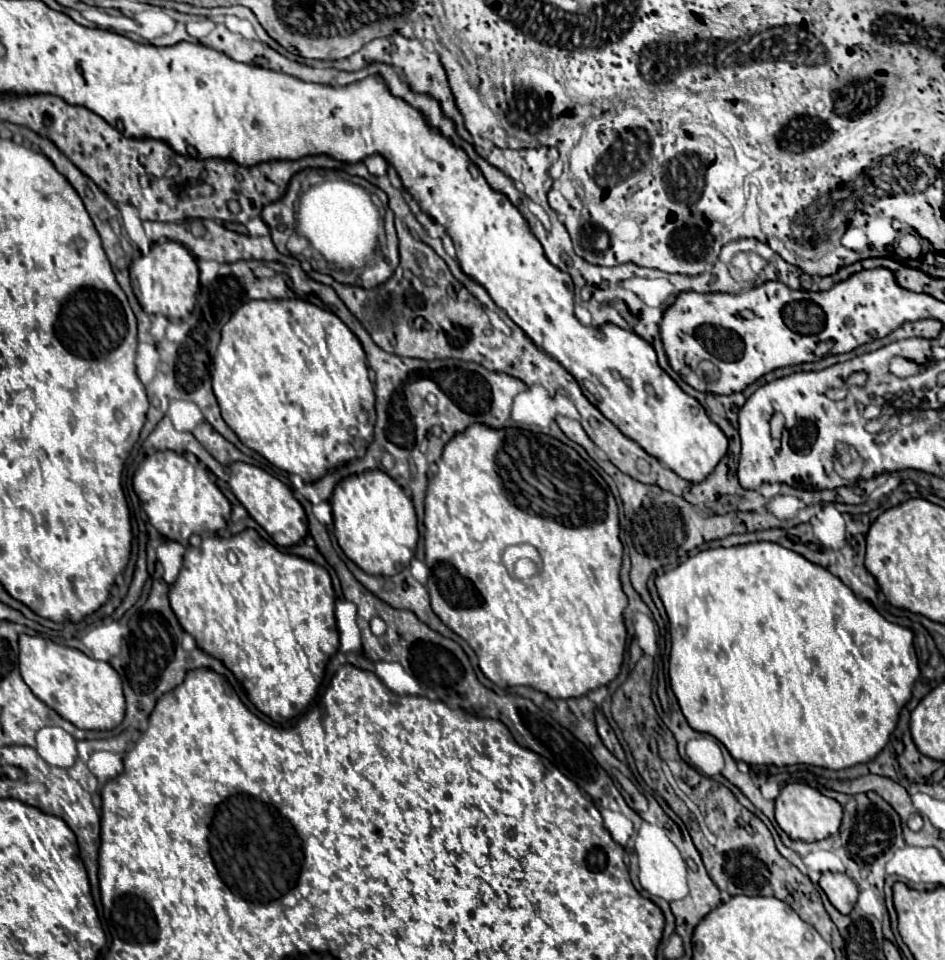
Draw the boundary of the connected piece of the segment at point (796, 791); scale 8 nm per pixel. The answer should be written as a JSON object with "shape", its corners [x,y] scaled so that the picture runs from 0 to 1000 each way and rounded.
{"shape":[[[836,816],[825,824],[821,832],[821,857],[836,874],[861,878],[861,876],[870,876],[887,868],[889,857],[891,857],[891,841],[887,834],[872,830],[868,824],[855,818]]]}

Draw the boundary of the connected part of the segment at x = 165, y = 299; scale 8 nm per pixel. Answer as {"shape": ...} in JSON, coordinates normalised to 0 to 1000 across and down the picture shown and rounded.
{"shape":[[[178,251],[171,255],[165,253],[161,255],[157,266],[142,270],[138,276],[138,293],[150,322],[157,328],[174,328],[178,332],[197,330],[205,322],[207,305],[212,301],[207,270],[195,255],[186,251]]]}

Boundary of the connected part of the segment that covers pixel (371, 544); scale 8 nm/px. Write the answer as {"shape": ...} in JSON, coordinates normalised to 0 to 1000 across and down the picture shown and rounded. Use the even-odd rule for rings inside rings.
{"shape":[[[387,491],[356,505],[349,520],[353,559],[368,582],[392,599],[417,599],[430,593],[440,576],[442,541],[434,518],[406,491]]]}

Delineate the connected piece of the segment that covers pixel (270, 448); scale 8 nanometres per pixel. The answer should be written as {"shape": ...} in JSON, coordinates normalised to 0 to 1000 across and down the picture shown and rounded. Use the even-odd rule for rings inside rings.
{"shape":[[[288,311],[288,314],[262,314],[256,318],[243,334],[235,341],[235,353],[231,359],[231,366],[224,374],[225,386],[223,389],[224,405],[231,422],[235,426],[235,436],[239,443],[252,453],[252,457],[265,466],[267,470],[275,472],[279,478],[284,478],[288,484],[317,495],[322,503],[332,503],[341,499],[345,493],[351,493],[353,489],[366,484],[372,478],[381,478],[387,474],[394,457],[396,457],[396,443],[398,443],[398,411],[396,411],[396,401],[389,395],[389,380],[387,380],[387,370],[385,364],[379,355],[379,351],[349,324],[339,322],[326,314],[320,311]]]}

